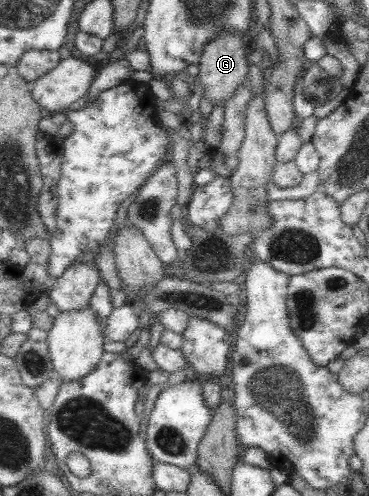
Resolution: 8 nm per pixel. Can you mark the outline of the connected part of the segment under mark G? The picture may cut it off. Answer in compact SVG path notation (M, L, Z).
M221 31L216 38L213 37L202 50L201 60L198 64L198 77L203 85L203 94L209 98L213 105L223 105L231 98L236 88L248 80L247 55L248 44L245 39L231 31Z

